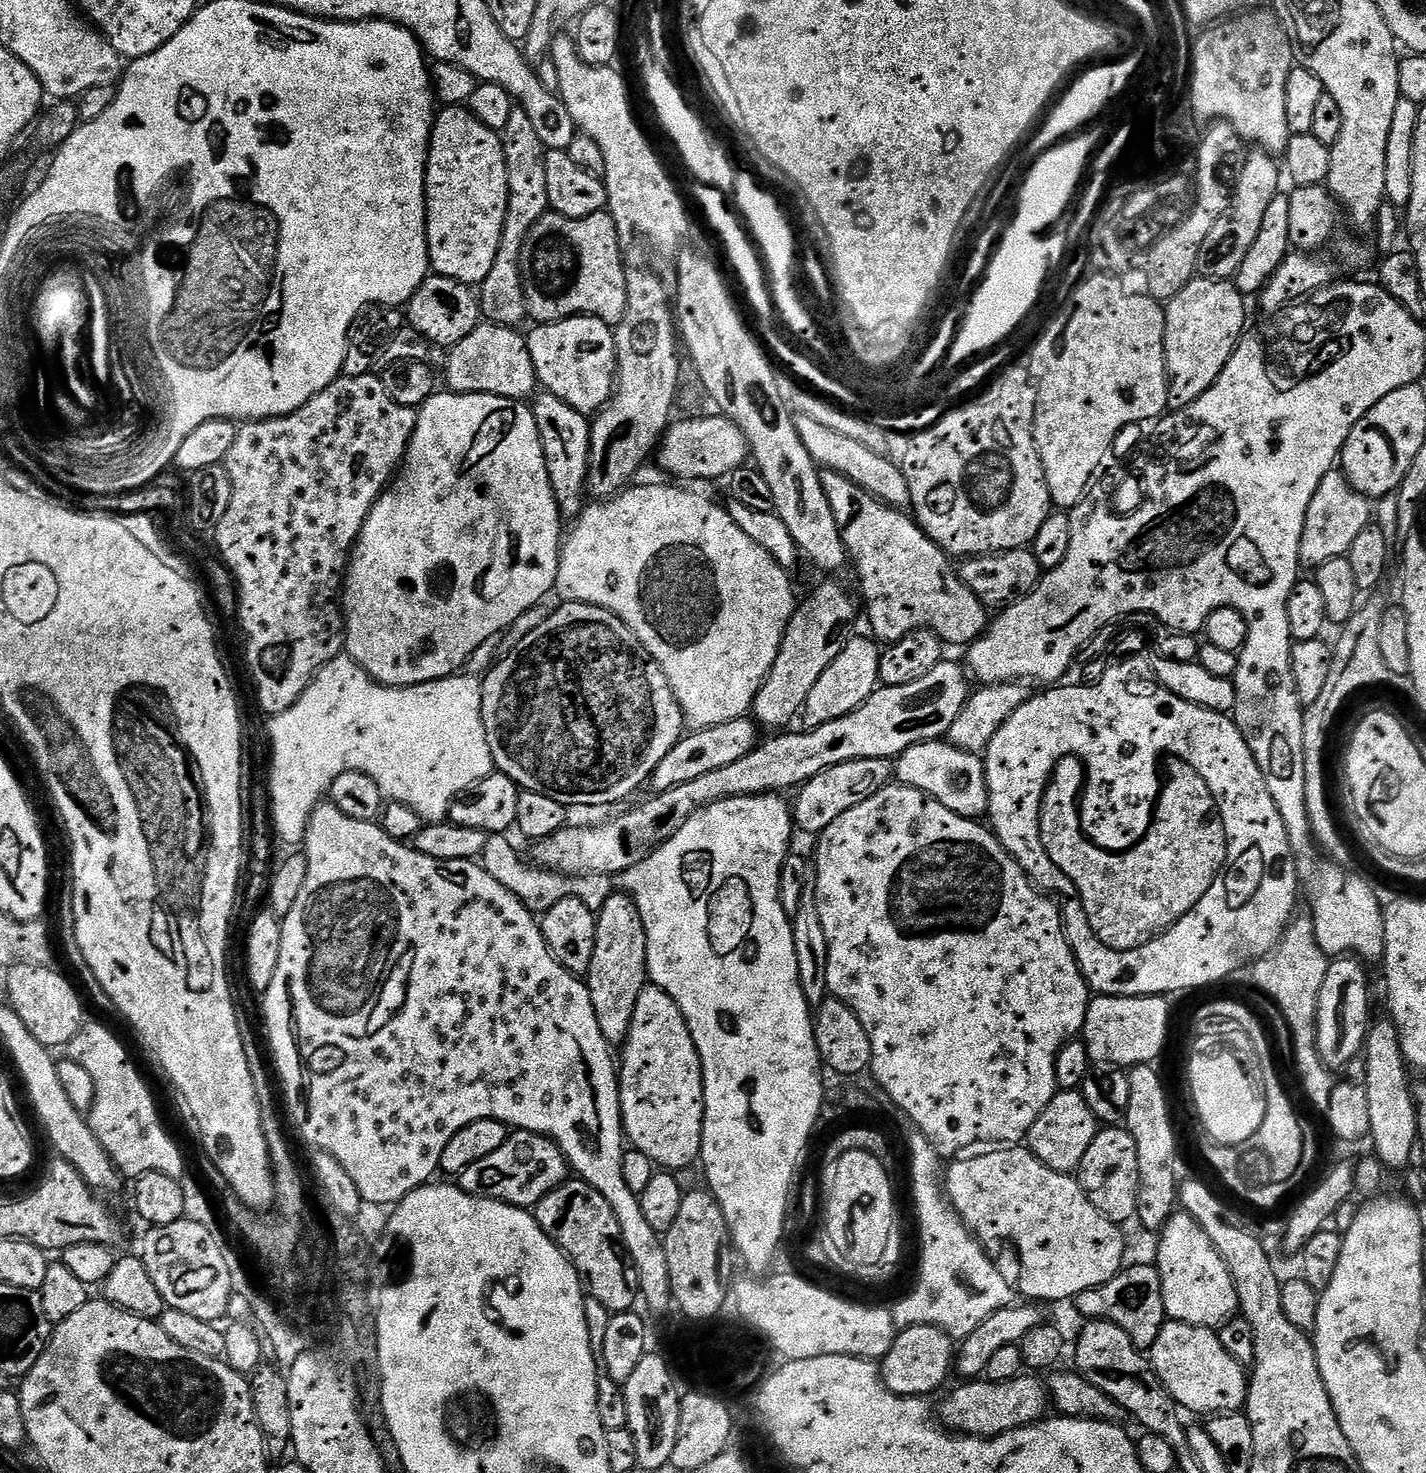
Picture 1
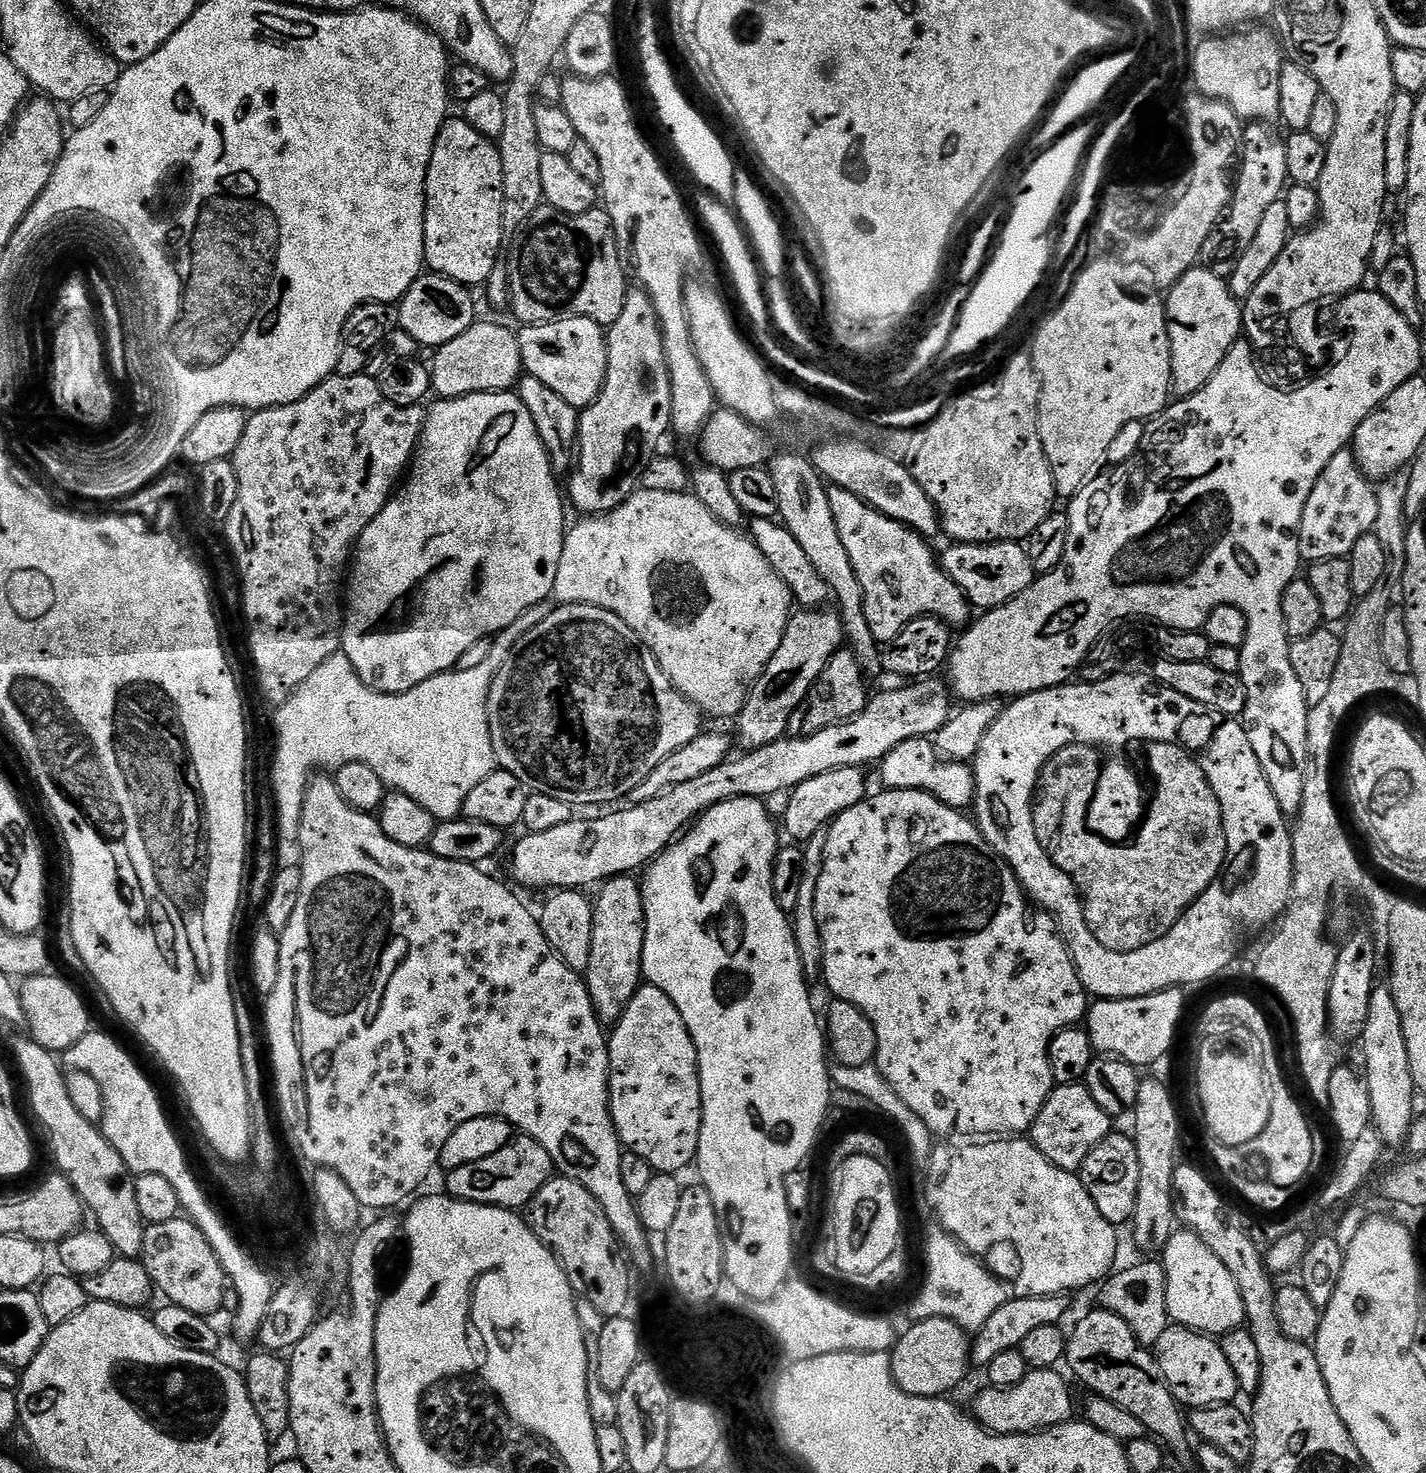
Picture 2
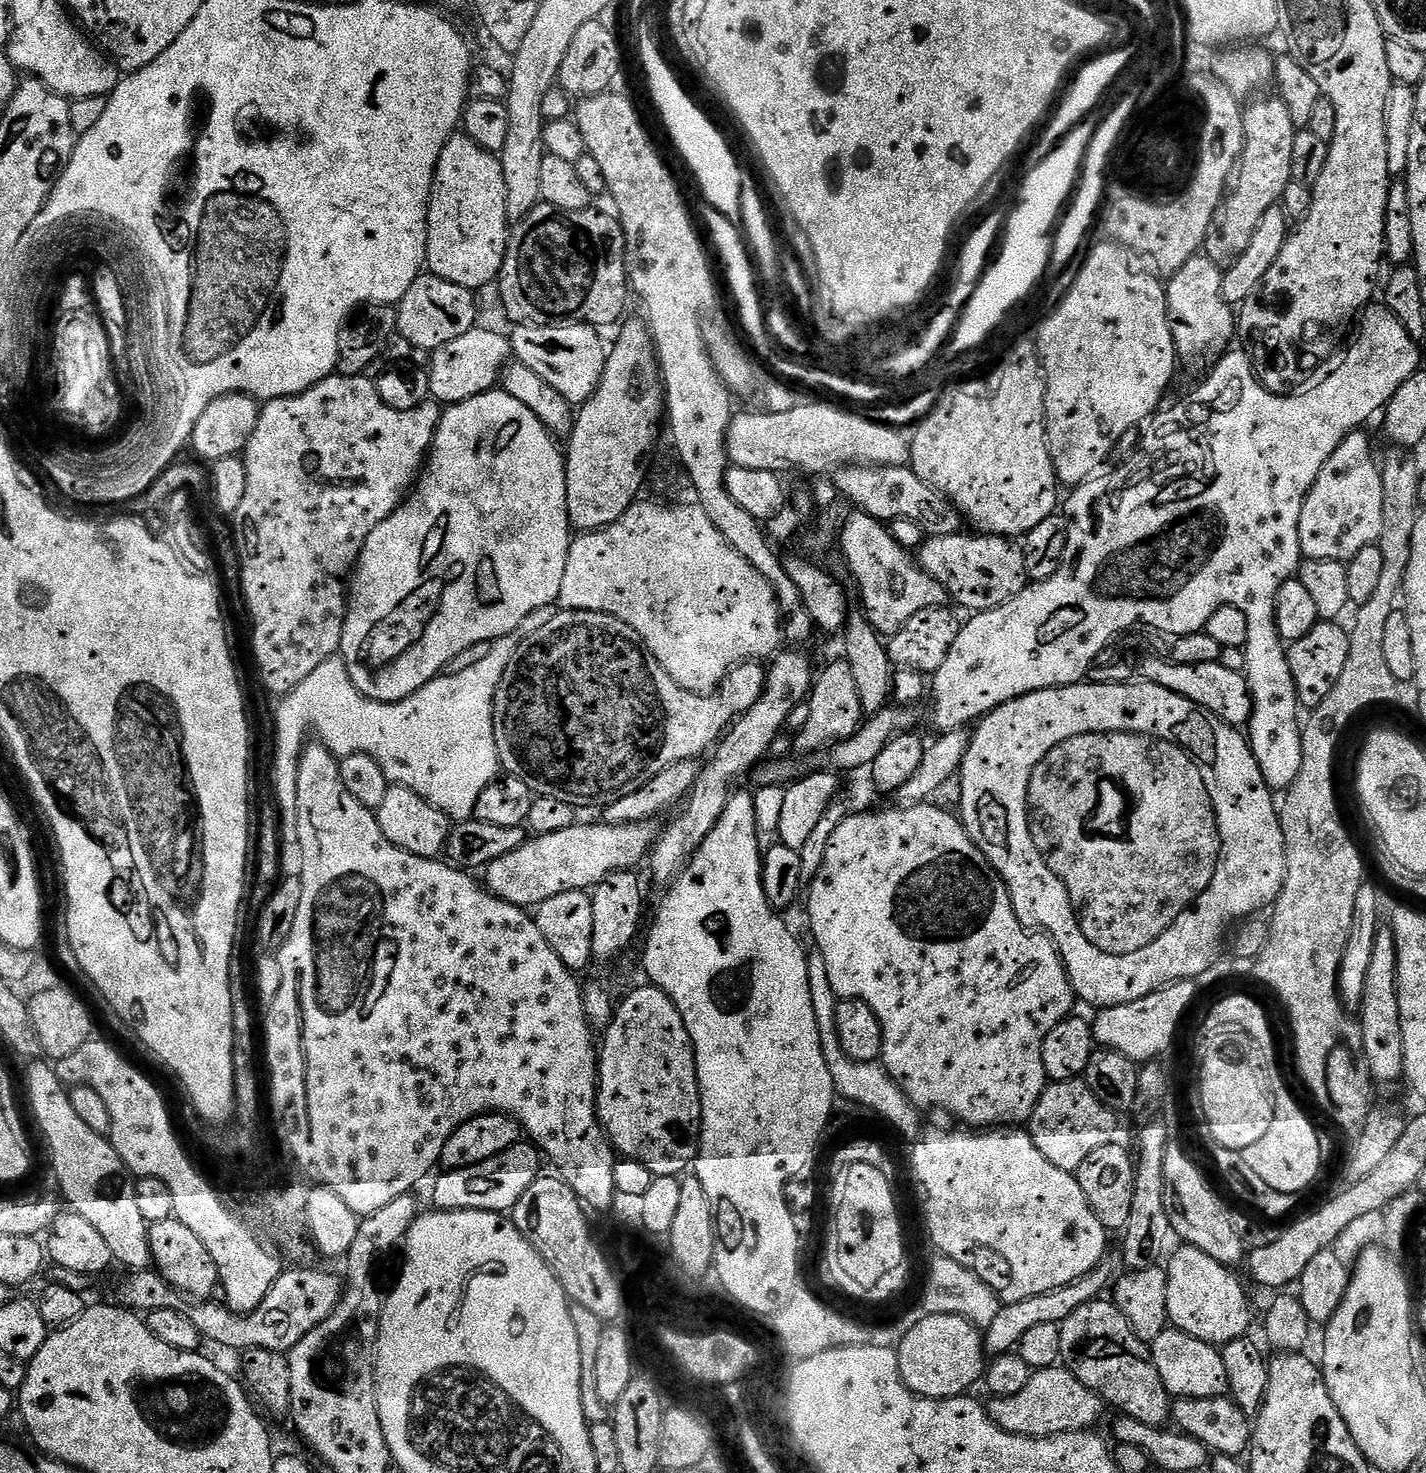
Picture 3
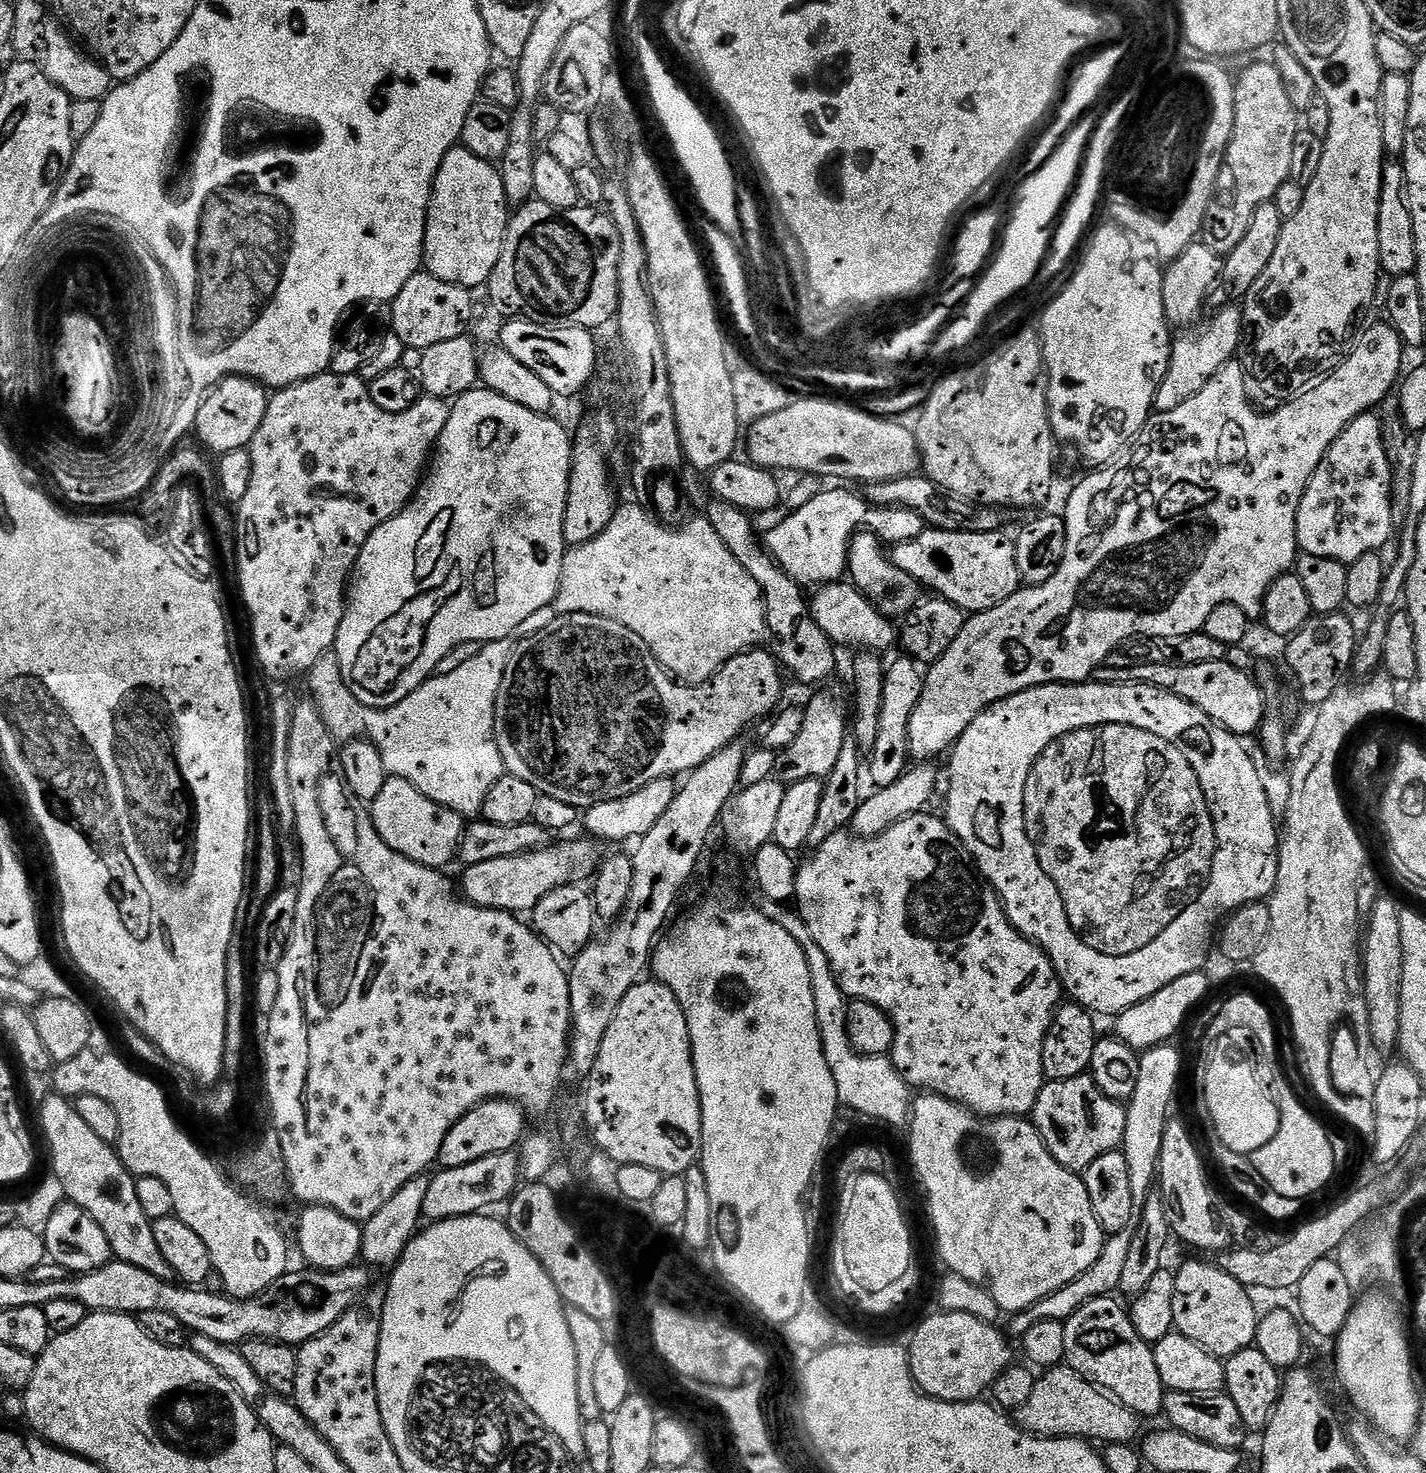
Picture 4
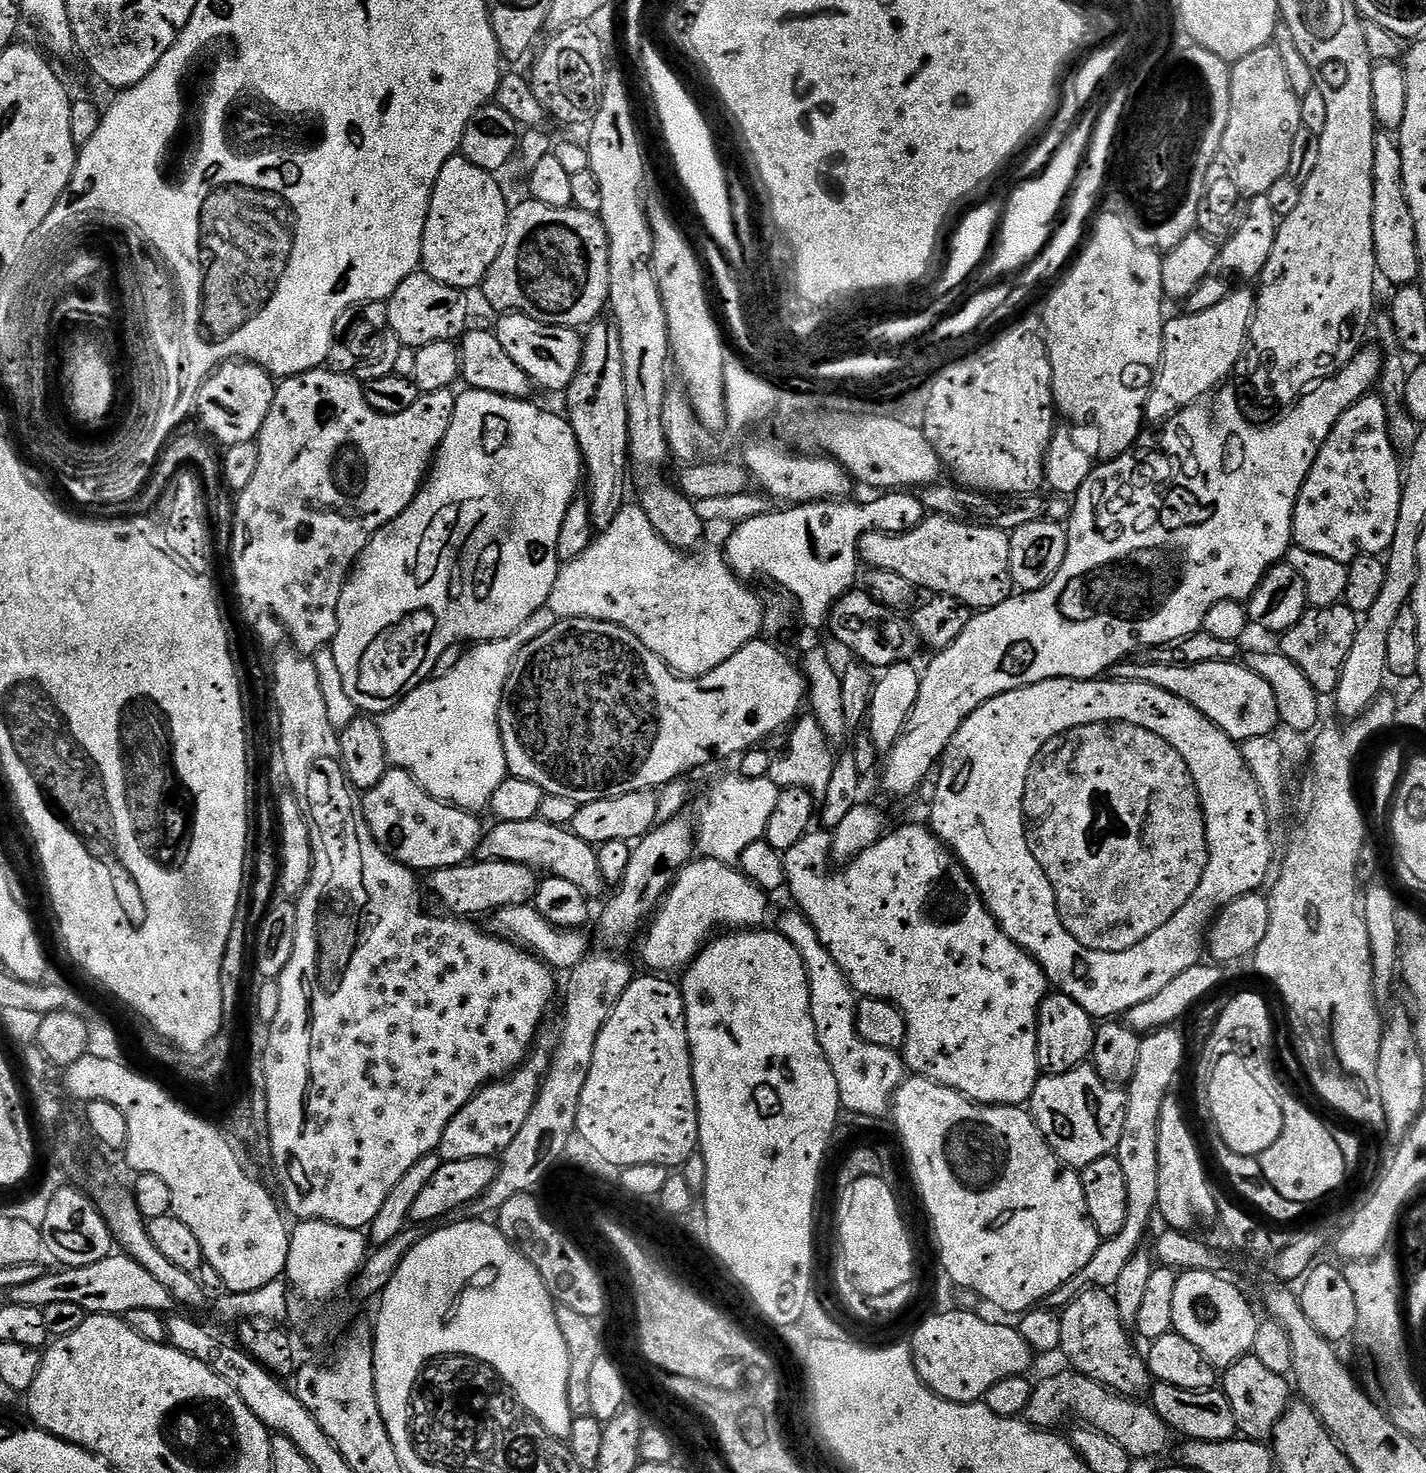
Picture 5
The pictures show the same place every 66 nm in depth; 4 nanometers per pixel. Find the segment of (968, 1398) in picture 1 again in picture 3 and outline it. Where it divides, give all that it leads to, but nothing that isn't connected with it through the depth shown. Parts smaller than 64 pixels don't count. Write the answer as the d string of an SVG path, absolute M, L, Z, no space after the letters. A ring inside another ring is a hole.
M1063 1366L1033 1371L1030 1382L1013 1396L998 1396L987 1401L988 1417L1002 1430L1015 1436L1057 1436L1067 1432L1095 1429L1104 1416L1104 1399L1090 1390L1073 1372Z

